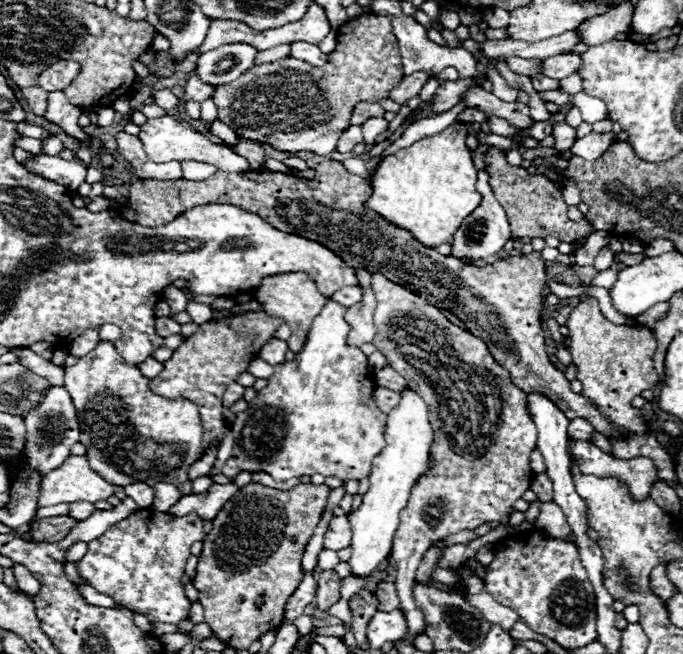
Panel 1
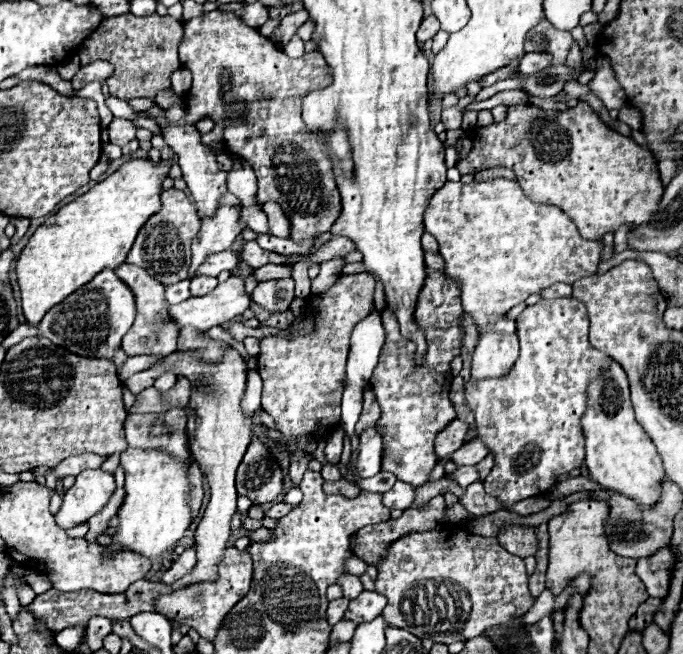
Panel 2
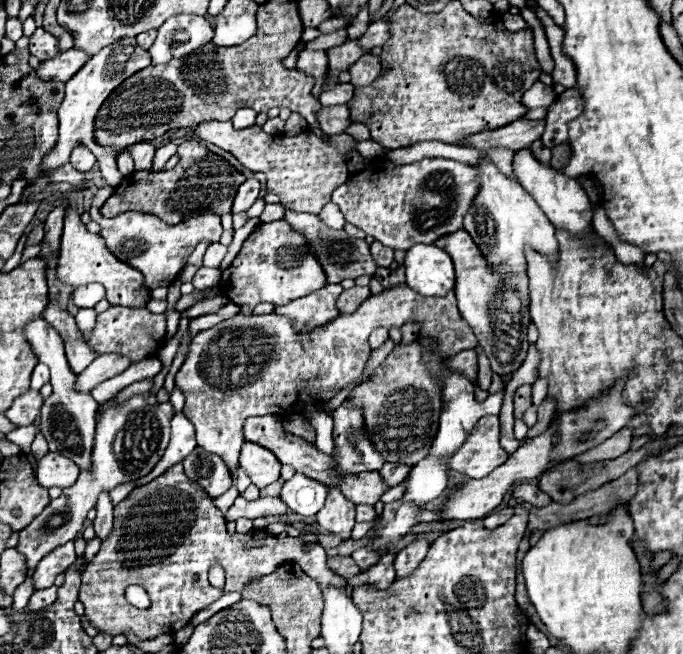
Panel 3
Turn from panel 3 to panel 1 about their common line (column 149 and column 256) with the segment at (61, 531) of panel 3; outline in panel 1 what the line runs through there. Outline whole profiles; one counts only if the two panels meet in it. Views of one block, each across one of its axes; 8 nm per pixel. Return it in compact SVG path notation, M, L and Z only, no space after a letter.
M328 300L322 312L314 318L306 334L304 348L292 362L282 362L282 366L276 366L274 374L268 378L268 386L256 392L256 400L252 400L242 414L236 414L236 420L232 422L236 448L222 468L224 476L234 478L240 472L266 472L276 482L284 482L290 478L322 474L336 476L346 482L360 480L370 474L372 458L386 446L386 414L378 410L374 400L376 384L372 380L372 372L368 370L368 358L360 348L346 346L350 326L344 320L344 310L346 308L338 302Z

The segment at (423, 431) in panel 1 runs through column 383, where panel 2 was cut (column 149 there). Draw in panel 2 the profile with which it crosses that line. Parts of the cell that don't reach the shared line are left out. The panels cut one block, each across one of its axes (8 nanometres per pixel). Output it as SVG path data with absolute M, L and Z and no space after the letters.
M128 448L120 454L122 468L126 474L124 482L124 502L118 510L120 524L112 542L104 546L106 554L116 554L128 548L134 554L140 554L148 560L164 556L176 542L184 536L190 526L190 508L188 508L188 466L180 464L176 458L168 456L162 450L142 450Z

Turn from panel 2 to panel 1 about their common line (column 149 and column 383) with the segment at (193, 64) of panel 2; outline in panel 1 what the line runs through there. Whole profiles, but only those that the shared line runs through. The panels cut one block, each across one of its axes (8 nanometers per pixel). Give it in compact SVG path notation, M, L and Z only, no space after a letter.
M360 102L354 106L354 114L350 116L350 124L364 124L372 116L384 116L384 108L378 102Z

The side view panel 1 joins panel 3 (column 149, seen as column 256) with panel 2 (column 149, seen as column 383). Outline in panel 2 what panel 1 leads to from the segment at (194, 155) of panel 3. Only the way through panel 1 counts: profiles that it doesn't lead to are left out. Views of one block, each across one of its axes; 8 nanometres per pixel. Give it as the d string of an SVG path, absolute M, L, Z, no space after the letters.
M176 188L164 190L160 198L162 198L162 208L156 214L152 214L152 218L148 218L148 222L140 228L134 246L126 256L126 262L144 268L162 284L176 284L188 278L188 268L192 258L190 244L200 230L200 218L196 216L196 206L188 200L188 196L182 190Z

